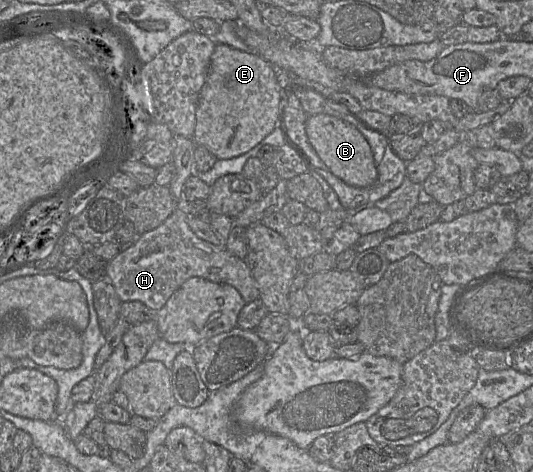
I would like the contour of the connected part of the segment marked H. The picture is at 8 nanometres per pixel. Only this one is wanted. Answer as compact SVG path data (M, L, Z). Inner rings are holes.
M178 206L160 226L138 235L132 246L107 262L105 277L113 285L121 302L140 301L157 312L171 295L191 277L200 277L215 283L231 285L240 293L245 303L259 298L257 283L246 261L229 253L225 246L215 246L198 238L190 229L187 217L188 213L184 206Z

